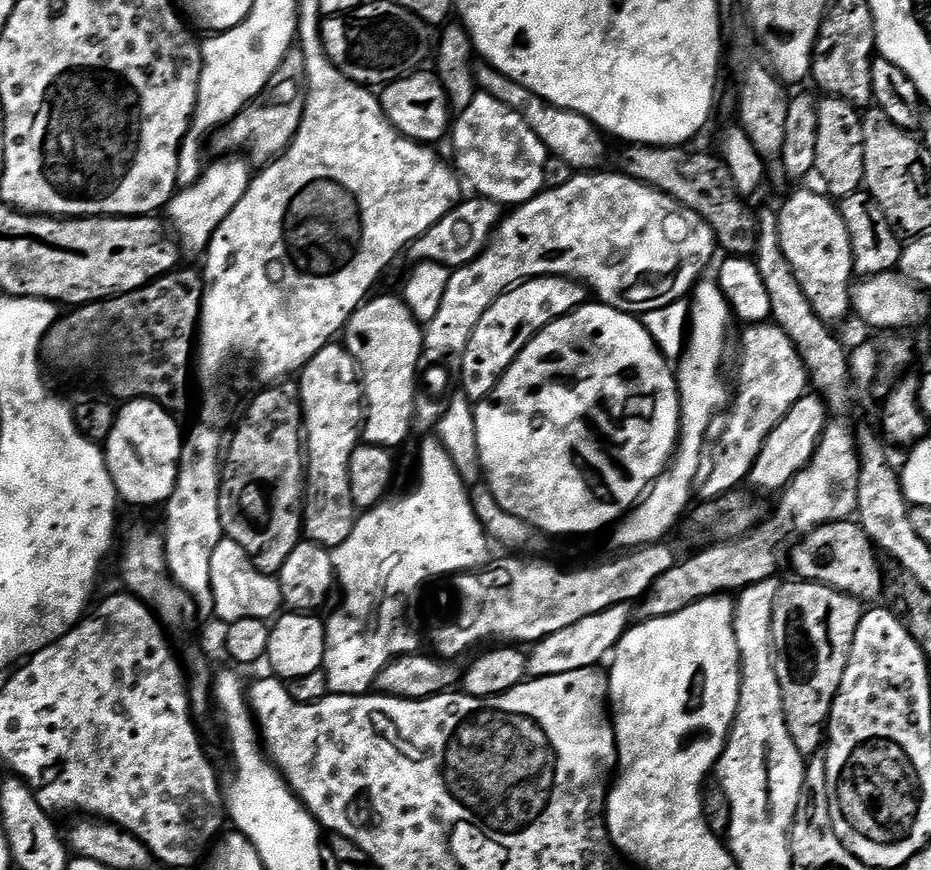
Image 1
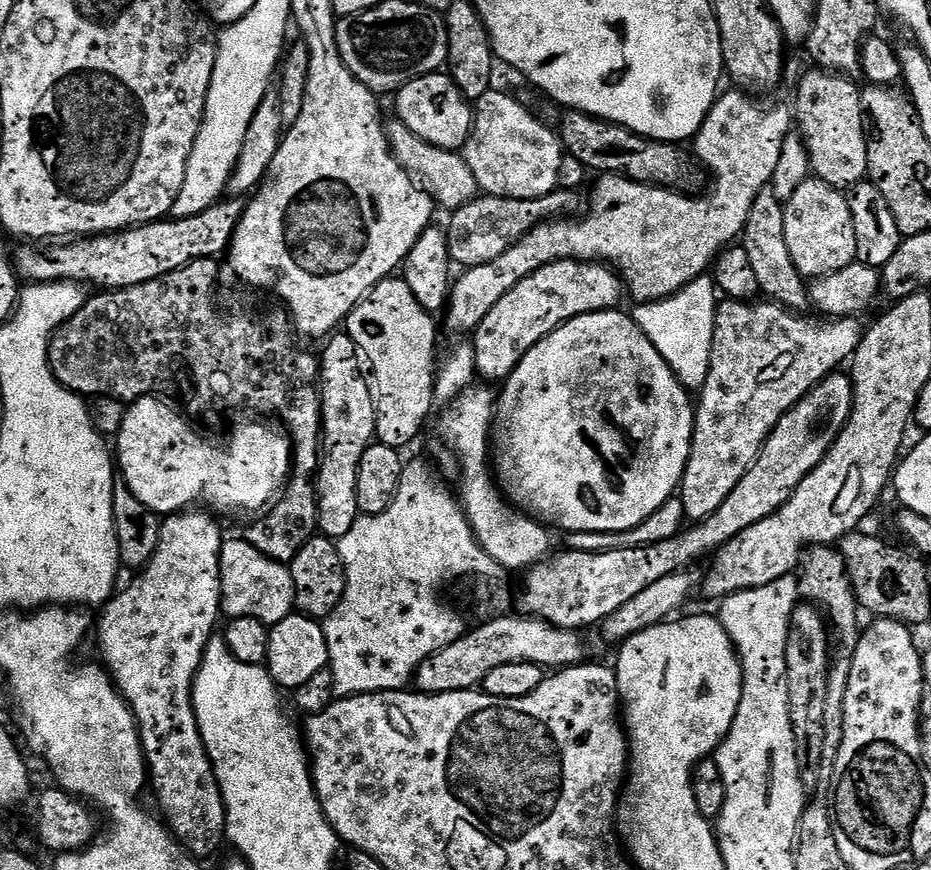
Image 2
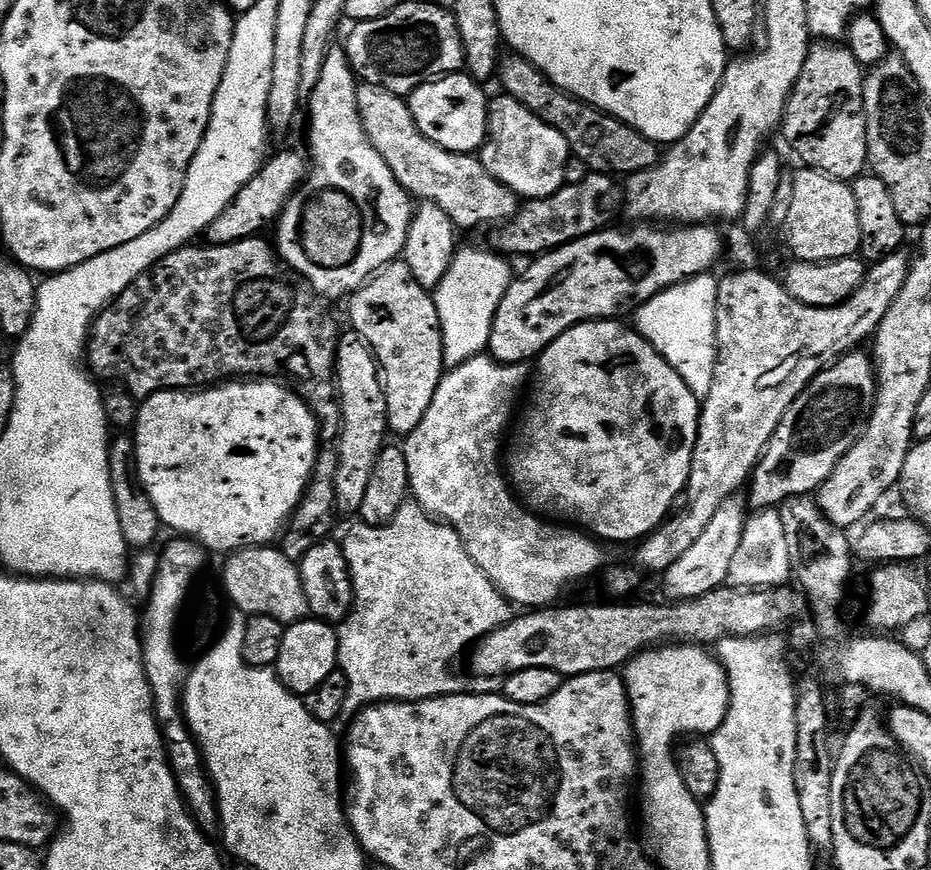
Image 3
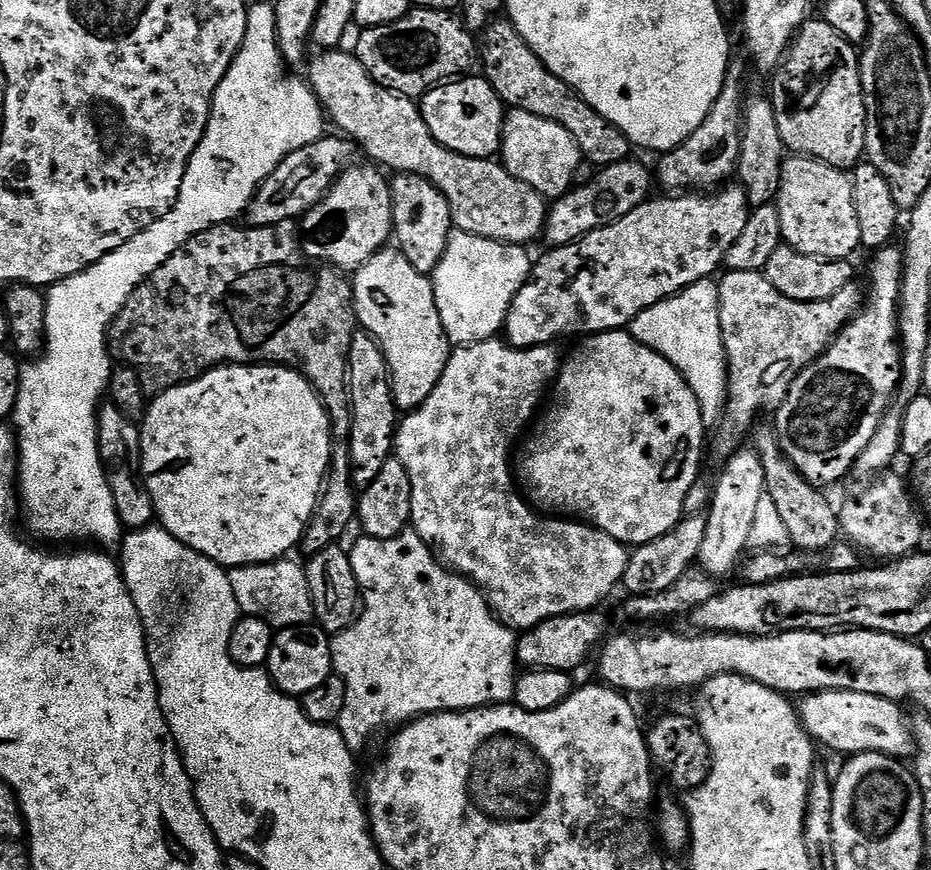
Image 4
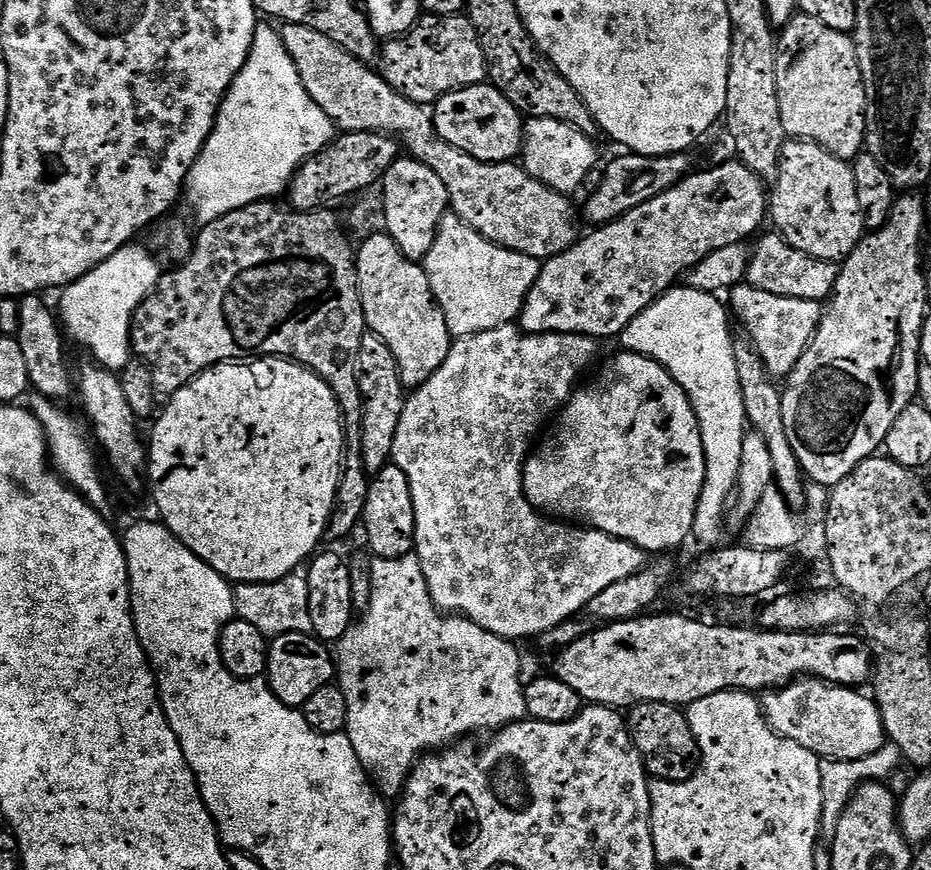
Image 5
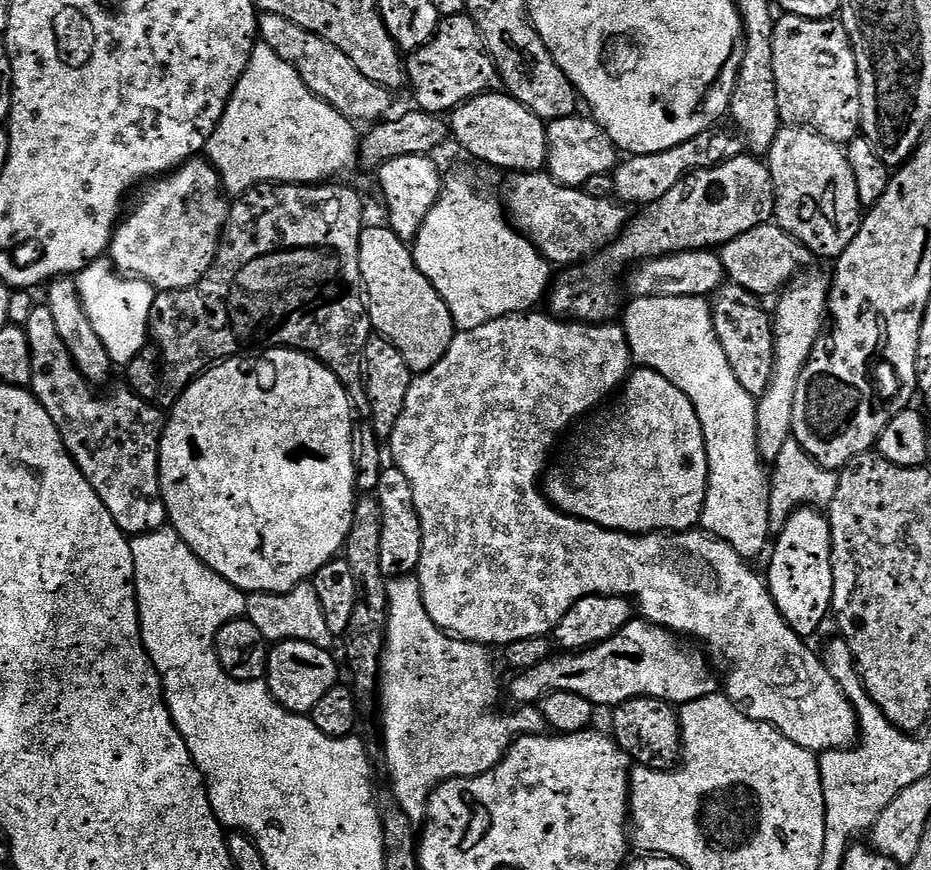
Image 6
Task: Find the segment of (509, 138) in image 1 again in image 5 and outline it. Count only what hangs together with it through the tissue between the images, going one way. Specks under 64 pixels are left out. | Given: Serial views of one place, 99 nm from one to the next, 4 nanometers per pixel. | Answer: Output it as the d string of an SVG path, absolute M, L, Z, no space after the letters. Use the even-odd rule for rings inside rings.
M532 118L524 126L522 167L538 182L565 194L579 193L583 178L598 165L596 143L593 137L566 122L554 118Z

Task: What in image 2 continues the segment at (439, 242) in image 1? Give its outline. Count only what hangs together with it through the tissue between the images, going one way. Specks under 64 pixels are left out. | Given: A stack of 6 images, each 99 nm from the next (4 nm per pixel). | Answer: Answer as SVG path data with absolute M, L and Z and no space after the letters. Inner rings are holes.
M557 190L537 200L515 200L509 196L481 195L462 208L451 213L452 221L446 224L448 253L452 255L453 265L467 270L494 262L510 246L514 246L531 228L560 217L568 218L576 207L581 207L582 200L575 191Z

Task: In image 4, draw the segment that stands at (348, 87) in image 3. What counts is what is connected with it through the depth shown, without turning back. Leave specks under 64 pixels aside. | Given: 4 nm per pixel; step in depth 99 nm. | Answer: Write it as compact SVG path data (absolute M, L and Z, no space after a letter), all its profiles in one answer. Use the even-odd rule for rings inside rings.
M368 166L372 168L356 167L349 167L348 171L343 172L336 180L336 185L302 218L302 243L309 259L330 265L344 274L355 273L357 268L361 268L394 236L392 231L392 190L386 176L384 180L383 174L385 175L385 173L376 166Z

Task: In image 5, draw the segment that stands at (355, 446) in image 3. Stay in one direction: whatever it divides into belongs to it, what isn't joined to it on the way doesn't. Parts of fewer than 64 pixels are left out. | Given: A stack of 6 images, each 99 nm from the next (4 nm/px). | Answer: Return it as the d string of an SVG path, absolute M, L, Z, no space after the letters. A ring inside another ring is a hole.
M371 330L365 331L362 338L356 370L360 374L358 386L362 390L362 402L364 403L364 413L362 414L364 469L369 474L375 474L391 461L394 434L398 434L398 422L402 422L406 389L400 377L398 362L394 358L394 354L390 354L390 346L386 346L386 342L382 342L382 338L375 336Z

